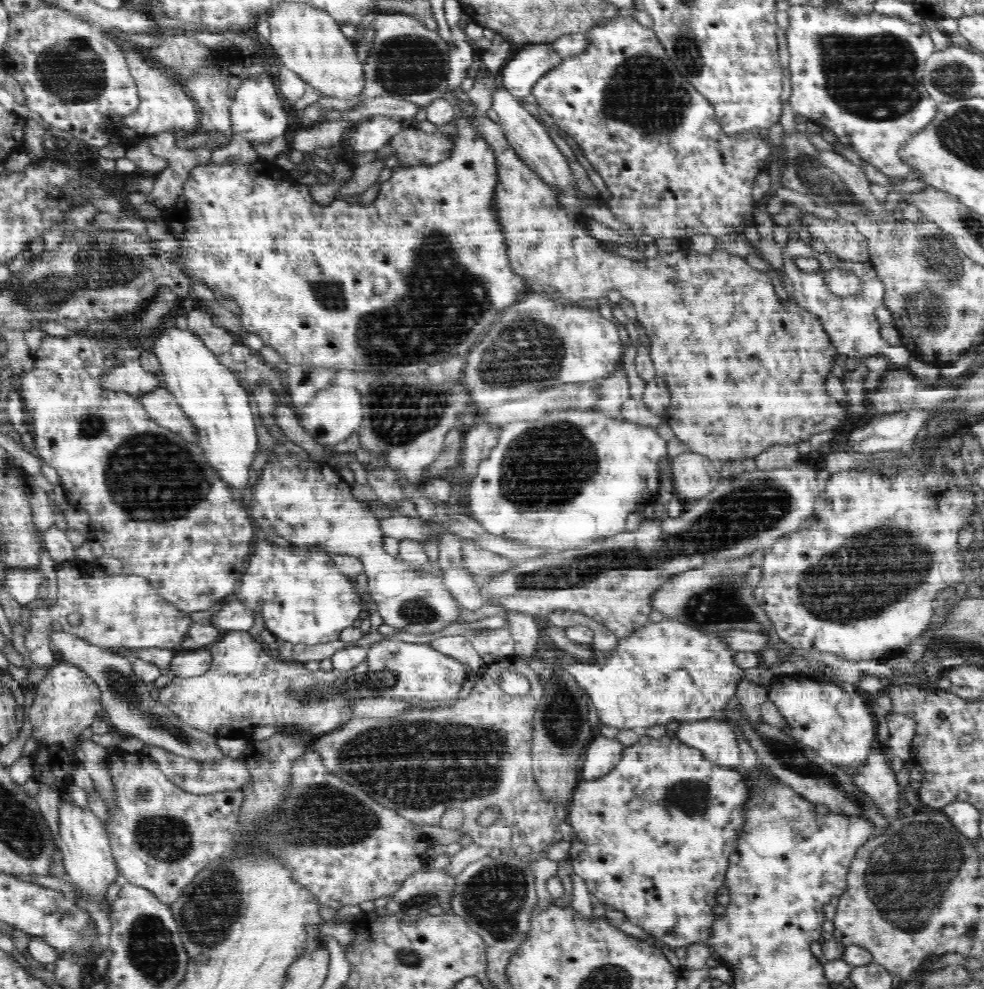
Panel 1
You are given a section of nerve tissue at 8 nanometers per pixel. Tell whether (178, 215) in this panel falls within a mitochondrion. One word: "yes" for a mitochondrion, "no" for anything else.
no

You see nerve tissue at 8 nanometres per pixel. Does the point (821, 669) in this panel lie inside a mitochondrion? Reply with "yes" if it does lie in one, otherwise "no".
yes

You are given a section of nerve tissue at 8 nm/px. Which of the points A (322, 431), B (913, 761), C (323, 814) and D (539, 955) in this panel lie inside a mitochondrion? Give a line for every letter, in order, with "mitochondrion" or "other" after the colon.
A: mitochondrion
B: other
C: mitochondrion
D: other

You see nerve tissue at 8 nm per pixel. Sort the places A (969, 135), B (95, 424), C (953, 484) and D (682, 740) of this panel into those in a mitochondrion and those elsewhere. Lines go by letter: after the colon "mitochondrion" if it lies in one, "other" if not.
A: mitochondrion
B: mitochondrion
C: other
D: other

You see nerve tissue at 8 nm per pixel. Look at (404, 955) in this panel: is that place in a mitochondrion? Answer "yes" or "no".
yes

